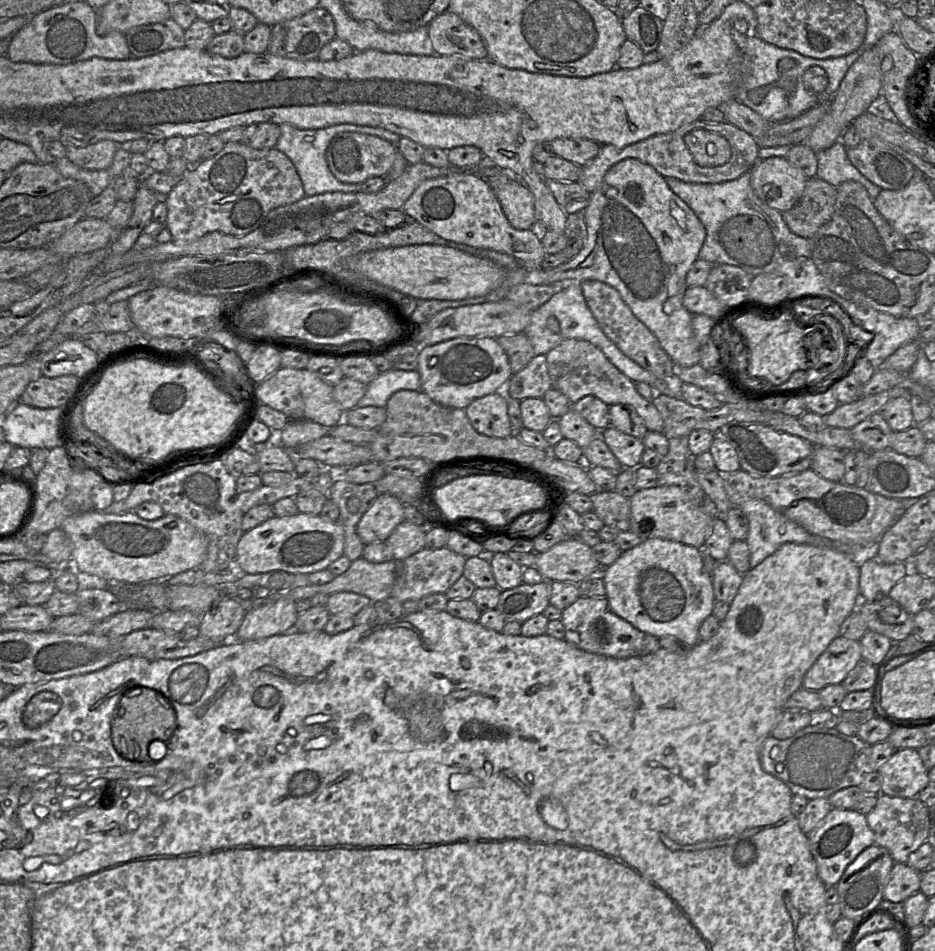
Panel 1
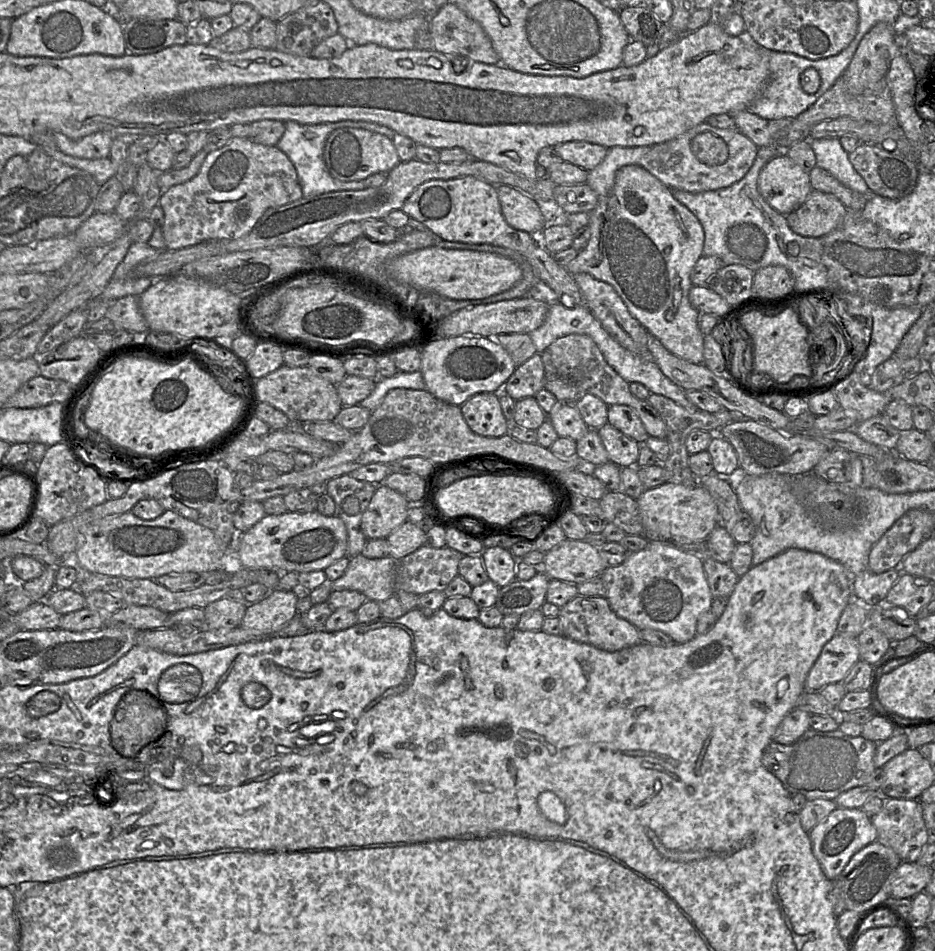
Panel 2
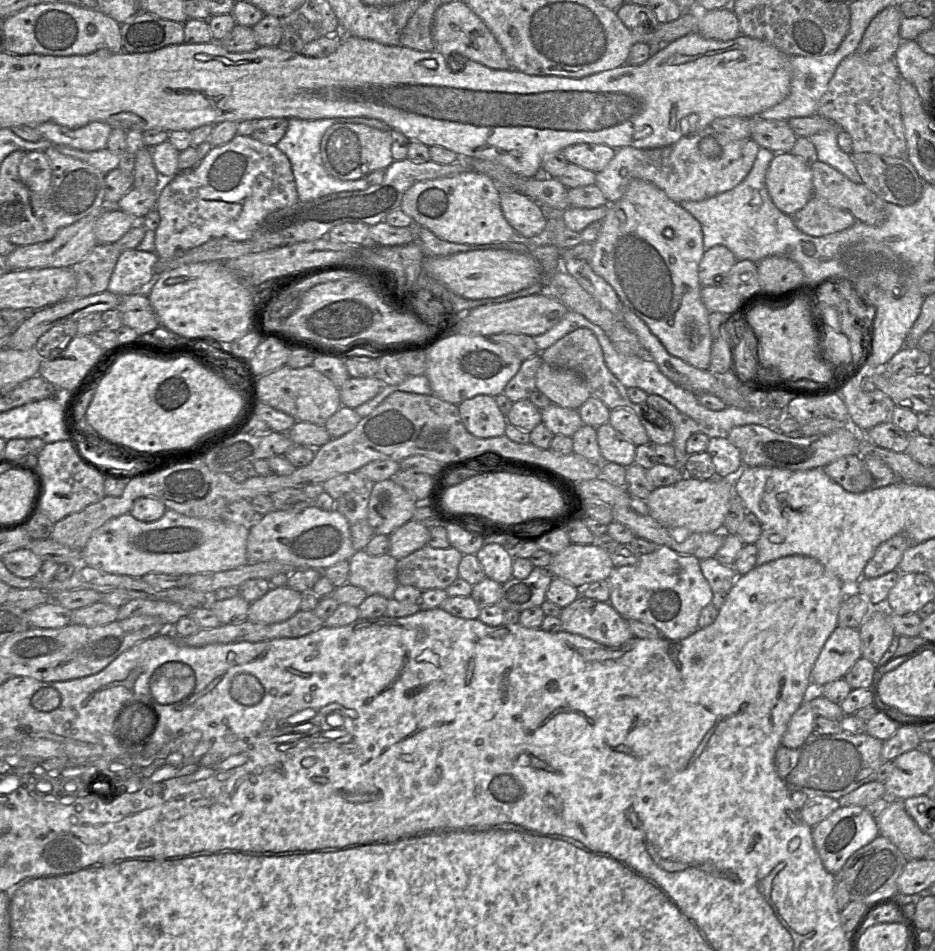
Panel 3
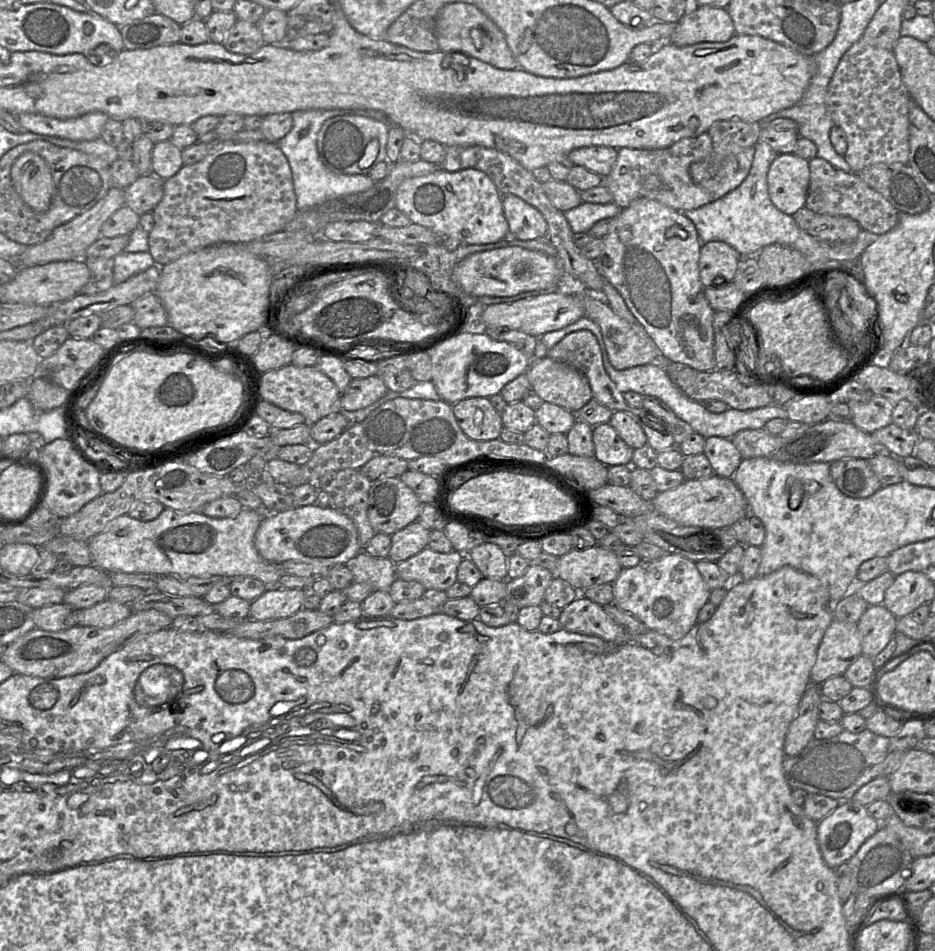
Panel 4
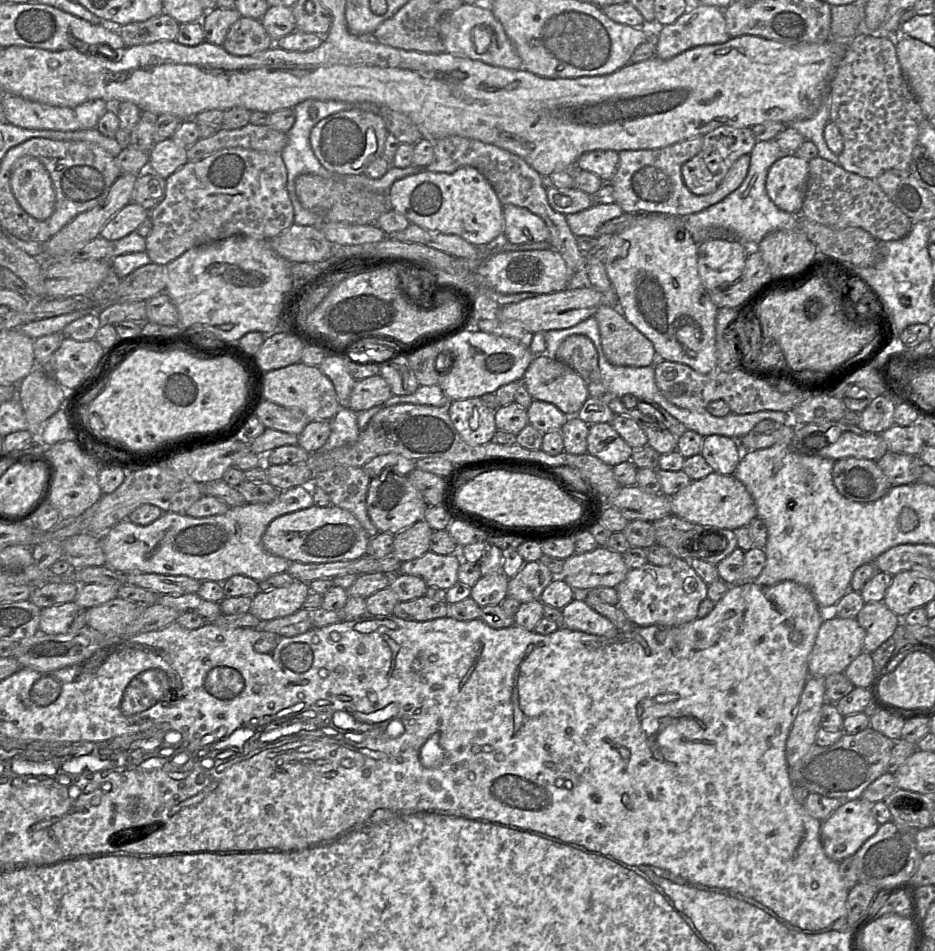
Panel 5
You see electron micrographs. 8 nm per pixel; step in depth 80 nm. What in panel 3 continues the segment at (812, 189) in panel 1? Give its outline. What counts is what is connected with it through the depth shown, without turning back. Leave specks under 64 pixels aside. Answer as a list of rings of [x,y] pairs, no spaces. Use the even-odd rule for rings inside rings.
[[[815,196],[790,216],[799,230],[814,237],[848,229],[857,222],[849,211],[831,206]]]

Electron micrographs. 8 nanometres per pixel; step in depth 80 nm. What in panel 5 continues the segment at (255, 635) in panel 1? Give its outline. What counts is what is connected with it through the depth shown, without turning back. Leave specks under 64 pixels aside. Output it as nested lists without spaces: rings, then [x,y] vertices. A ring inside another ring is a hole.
[[[301,580],[269,591],[259,591],[252,597],[249,612],[262,622],[292,615],[303,607],[310,591],[309,583]]]

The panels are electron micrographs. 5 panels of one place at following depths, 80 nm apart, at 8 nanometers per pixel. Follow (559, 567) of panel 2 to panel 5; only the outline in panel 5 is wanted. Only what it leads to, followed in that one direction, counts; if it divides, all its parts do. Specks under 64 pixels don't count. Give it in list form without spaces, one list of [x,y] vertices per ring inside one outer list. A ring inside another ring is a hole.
[[[605,546],[582,554],[574,553],[565,559],[561,577],[577,592],[598,587],[614,587],[629,571],[621,553]]]

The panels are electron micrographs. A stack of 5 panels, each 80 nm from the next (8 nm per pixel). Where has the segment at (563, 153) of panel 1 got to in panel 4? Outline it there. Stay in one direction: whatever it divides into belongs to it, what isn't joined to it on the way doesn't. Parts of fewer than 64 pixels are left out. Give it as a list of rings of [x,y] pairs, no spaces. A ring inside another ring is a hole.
[[[606,146],[577,148],[567,155],[574,165],[582,166],[602,178],[609,175],[617,160],[617,156],[617,149]]]

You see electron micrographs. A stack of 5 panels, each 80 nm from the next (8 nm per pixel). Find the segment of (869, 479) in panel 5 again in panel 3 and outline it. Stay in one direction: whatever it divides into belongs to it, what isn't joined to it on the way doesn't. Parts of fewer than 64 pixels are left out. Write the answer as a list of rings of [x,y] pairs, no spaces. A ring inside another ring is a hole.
[[[847,455],[823,467],[824,472],[842,488],[851,493],[869,489],[869,479],[860,455]]]

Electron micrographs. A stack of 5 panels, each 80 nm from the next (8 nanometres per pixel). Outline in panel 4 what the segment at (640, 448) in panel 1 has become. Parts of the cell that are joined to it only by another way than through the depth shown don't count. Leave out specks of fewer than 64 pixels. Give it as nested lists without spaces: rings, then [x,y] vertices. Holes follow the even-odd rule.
[[[609,423],[593,427],[594,457],[606,467],[632,464],[634,449],[628,446]]]

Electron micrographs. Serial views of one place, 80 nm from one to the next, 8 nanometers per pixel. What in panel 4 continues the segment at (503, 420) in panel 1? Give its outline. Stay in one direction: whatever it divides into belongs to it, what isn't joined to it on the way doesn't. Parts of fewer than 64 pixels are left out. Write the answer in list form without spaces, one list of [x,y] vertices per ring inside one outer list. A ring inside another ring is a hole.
[[[467,398],[451,405],[459,427],[469,438],[488,441],[500,437],[501,413],[492,406],[489,398]]]

